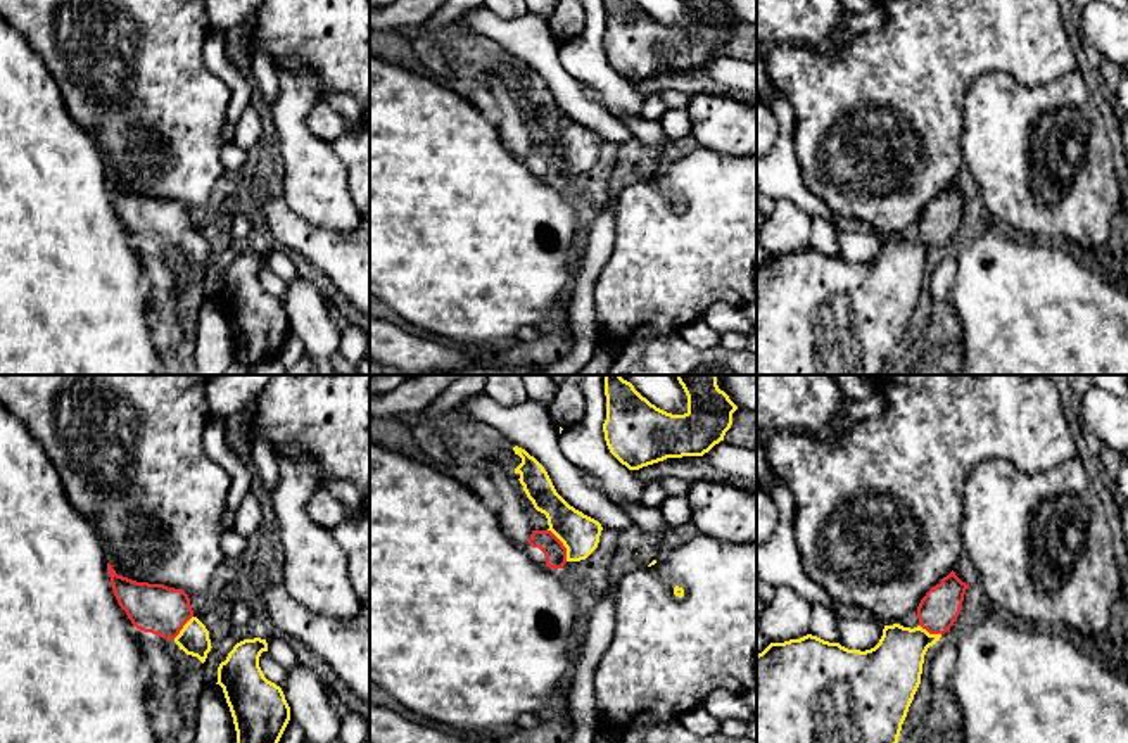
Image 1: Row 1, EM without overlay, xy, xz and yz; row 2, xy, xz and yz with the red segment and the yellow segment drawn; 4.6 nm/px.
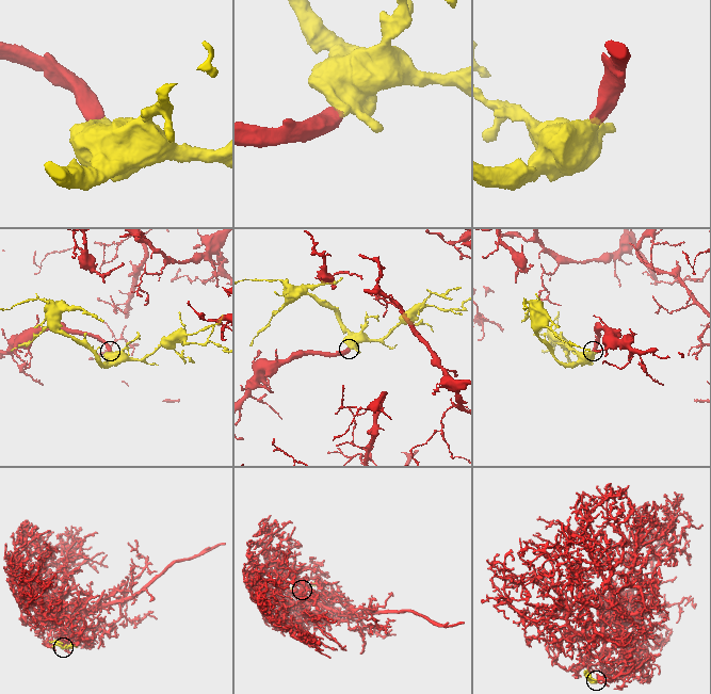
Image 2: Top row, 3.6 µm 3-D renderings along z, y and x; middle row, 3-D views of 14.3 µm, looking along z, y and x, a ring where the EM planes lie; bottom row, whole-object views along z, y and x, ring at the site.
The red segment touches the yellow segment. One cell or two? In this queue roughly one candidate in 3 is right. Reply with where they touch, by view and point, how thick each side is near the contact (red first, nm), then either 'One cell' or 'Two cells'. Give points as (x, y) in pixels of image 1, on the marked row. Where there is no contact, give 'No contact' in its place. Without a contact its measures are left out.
Touches red at xz (562, 545). Thickness 100 nm (red) against 180 nm. One cell

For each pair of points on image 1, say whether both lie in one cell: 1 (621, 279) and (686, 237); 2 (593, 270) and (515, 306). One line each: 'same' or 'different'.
1: same
2: different

